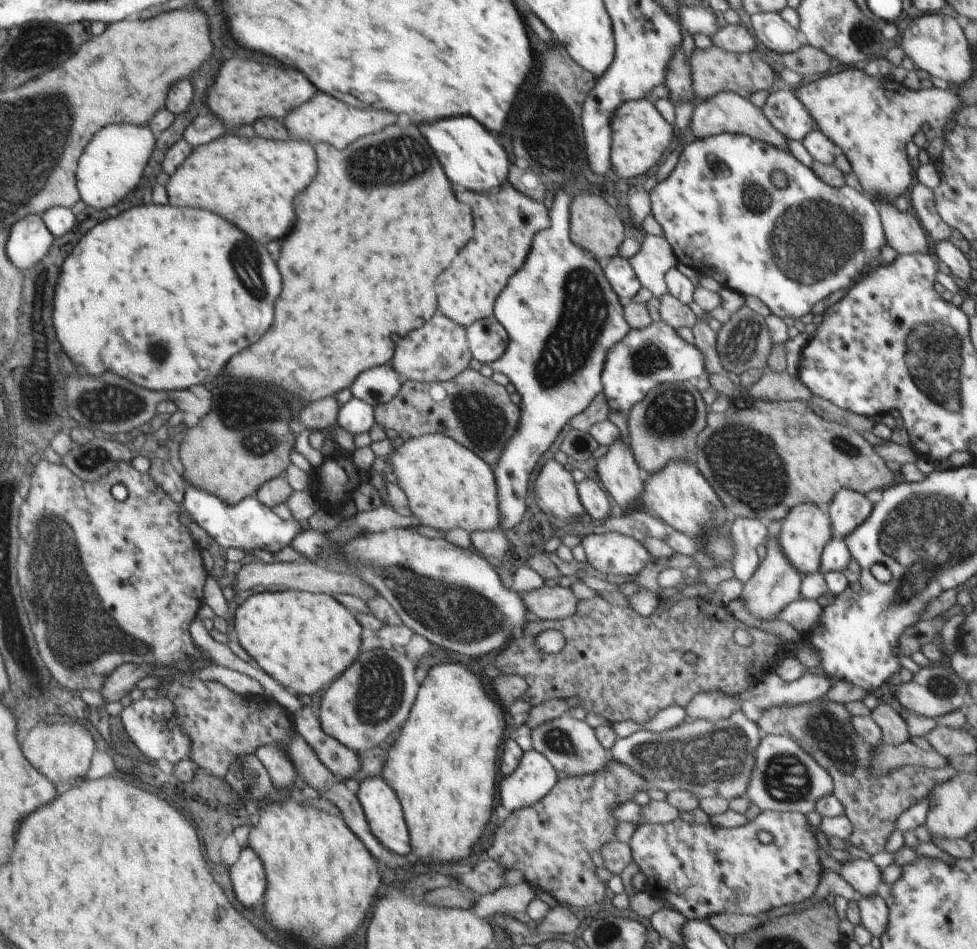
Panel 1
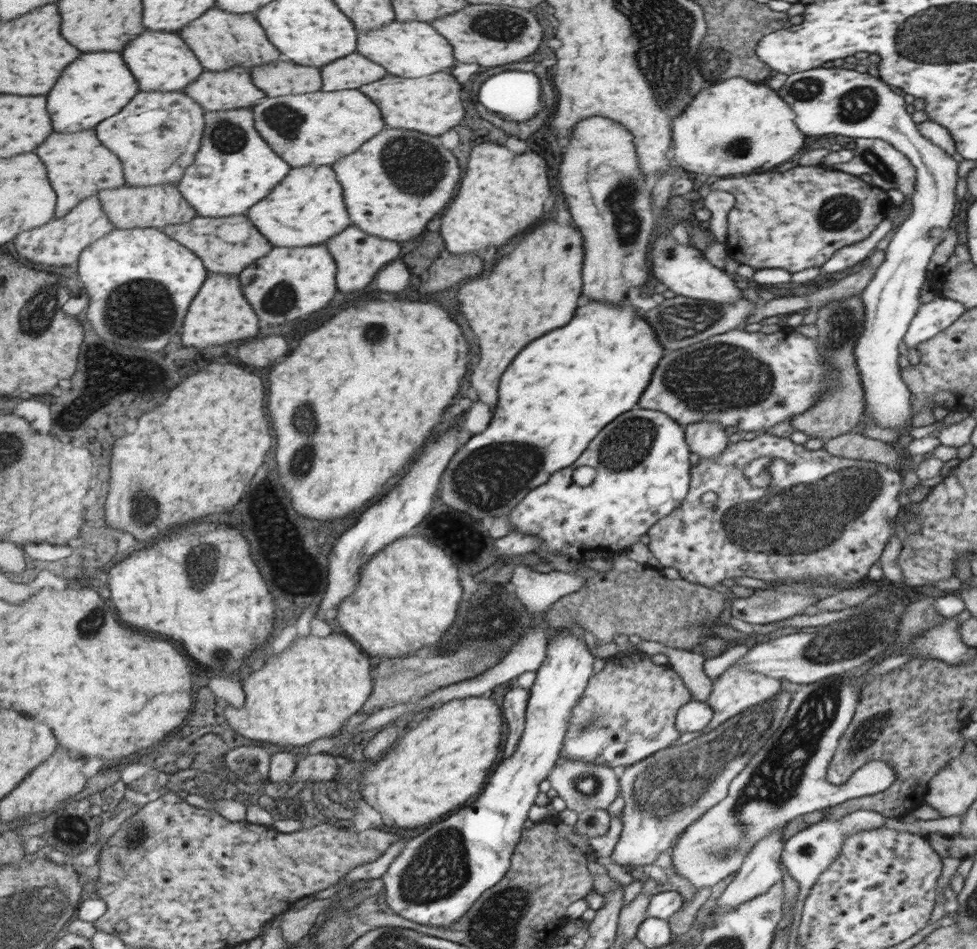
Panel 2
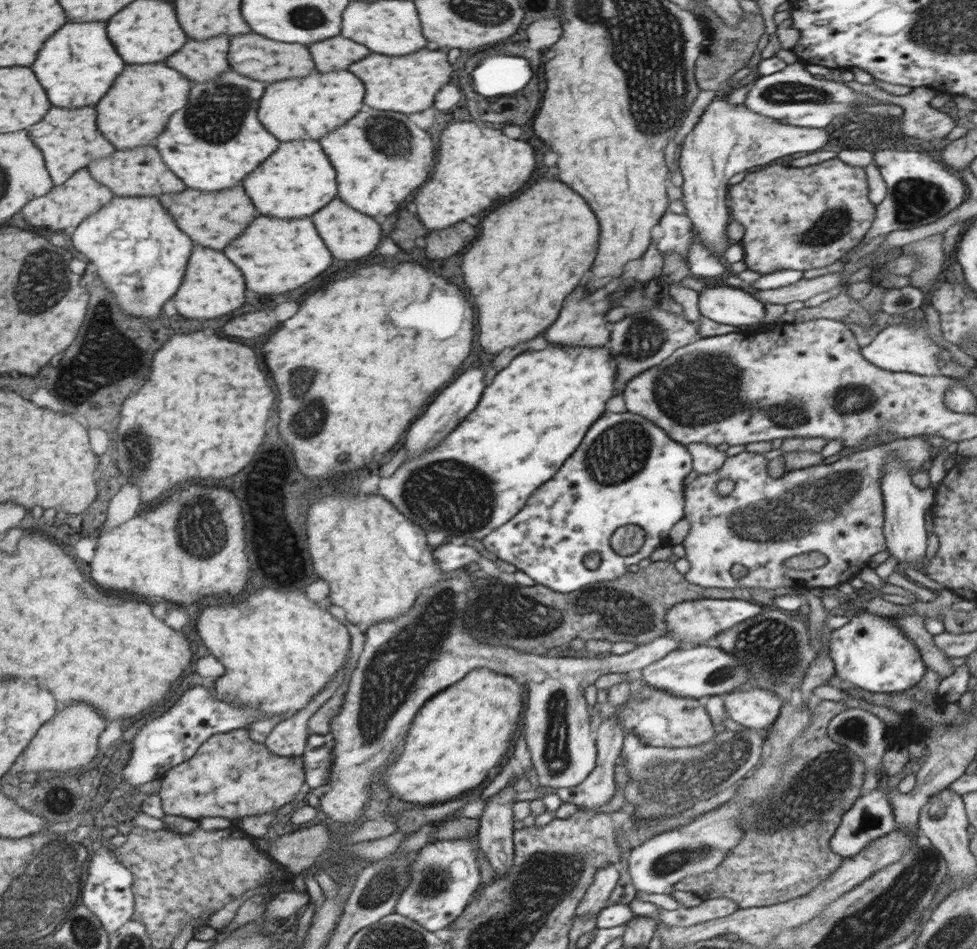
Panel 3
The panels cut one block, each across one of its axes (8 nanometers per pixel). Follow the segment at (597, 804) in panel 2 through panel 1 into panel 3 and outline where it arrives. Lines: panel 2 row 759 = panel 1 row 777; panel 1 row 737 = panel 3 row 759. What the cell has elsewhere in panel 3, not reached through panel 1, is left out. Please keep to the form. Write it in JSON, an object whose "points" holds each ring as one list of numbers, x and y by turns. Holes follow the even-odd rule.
{"points":[[456,569,454,572,456,576,448,577,448,579,436,582,430,588,420,590,420,596,416,598,414,606,410,607,410,612,406,612,398,618,386,620,386,622,372,624,365,632,366,642,358,657,358,665,352,671,348,692,344,695,344,703,340,707,340,711,330,719,329,734,334,738,332,771,326,781,326,785,330,786,330,789,320,797,319,808,339,827,344,824,352,824,362,817,364,808,367,806,366,802,370,798,375,774,381,773,382,766,386,766,388,758,406,738,406,732,408,732,416,712,424,706,422,702,430,700,434,694,442,692,450,684,462,680,470,670,486,667,496,673,518,678,526,684,529,690,527,708,524,711,526,712,524,738,526,738,526,746,531,754,538,780,542,786,553,789,575,788,596,767,597,742,592,738,595,718,584,697,584,692,590,684,598,683,598,678,607,670,622,674,638,672,678,648,710,644,718,646,716,636,709,641,690,643,661,636,653,639,653,643,639,645,626,654,610,654,608,659,601,659,597,657,545,657,544,653,524,653,510,647,486,645,468,634,466,618,462,616,462,614,466,614,464,608,468,606,468,590,472,590,472,586,474,586,473,578,468,570]]}

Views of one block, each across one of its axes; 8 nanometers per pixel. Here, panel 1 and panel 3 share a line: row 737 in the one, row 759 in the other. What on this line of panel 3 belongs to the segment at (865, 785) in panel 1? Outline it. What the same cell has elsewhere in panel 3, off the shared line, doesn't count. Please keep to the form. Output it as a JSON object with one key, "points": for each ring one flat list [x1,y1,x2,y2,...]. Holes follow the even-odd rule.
{"points":[[818,700,814,709,810,725,804,729,802,736,794,737,790,743,790,762,788,772,782,773,784,784,776,783,776,789,762,799,762,803,754,802,748,808,741,810,739,828,745,833,742,841,733,850,727,853,722,863,711,872,690,876,682,880,686,892,696,892,696,896,703,901,714,898,728,898,738,904,740,909,750,907,765,907,774,904,789,902,796,898,806,897,800,894,802,886,816,886,825,882,820,876,808,876,806,870,824,870,816,868,822,864,830,864,826,856,833,852,829,848,829,840,837,830,843,815,854,805,862,790,864,762,858,754,854,754,848,746,835,744,828,736,830,719,846,711,848,706,842,701]]}

